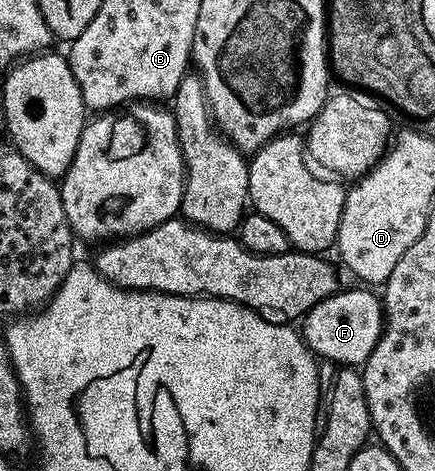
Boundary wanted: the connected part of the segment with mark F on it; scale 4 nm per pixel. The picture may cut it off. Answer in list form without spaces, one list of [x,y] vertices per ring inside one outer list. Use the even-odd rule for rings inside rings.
[[[357,287],[341,289],[307,311],[301,321],[301,334],[318,358],[338,366],[361,367],[383,335],[384,326],[382,298],[376,292]]]

